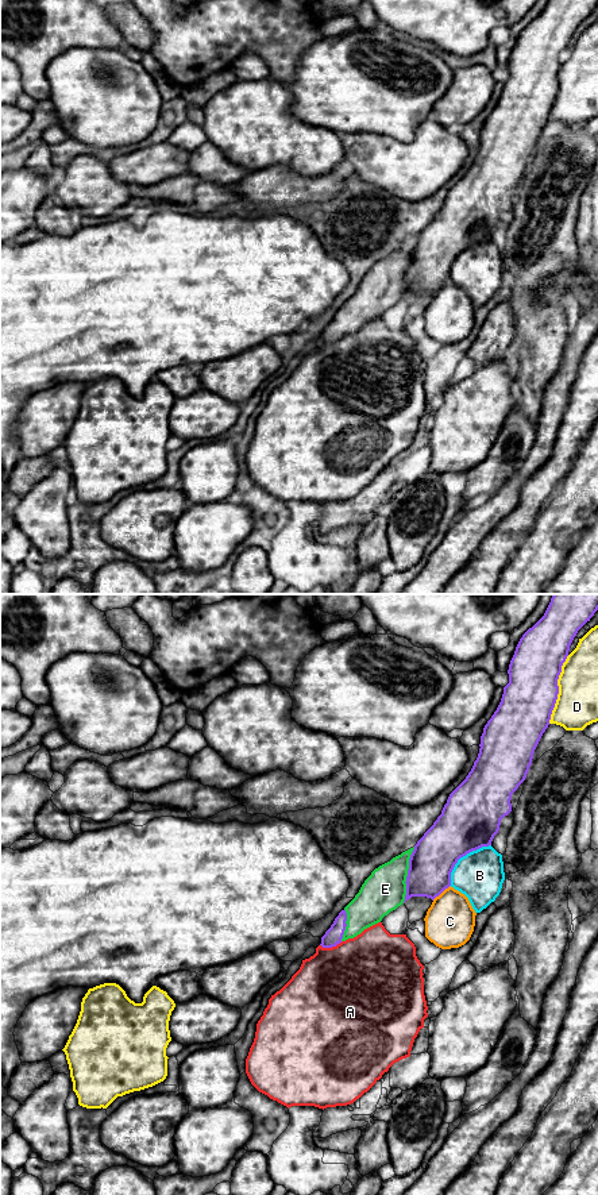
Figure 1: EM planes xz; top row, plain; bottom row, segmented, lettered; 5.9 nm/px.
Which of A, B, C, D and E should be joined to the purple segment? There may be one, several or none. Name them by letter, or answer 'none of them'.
E

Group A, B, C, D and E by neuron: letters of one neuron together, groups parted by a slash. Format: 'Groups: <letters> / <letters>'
Groups: A / B / C / D / E

